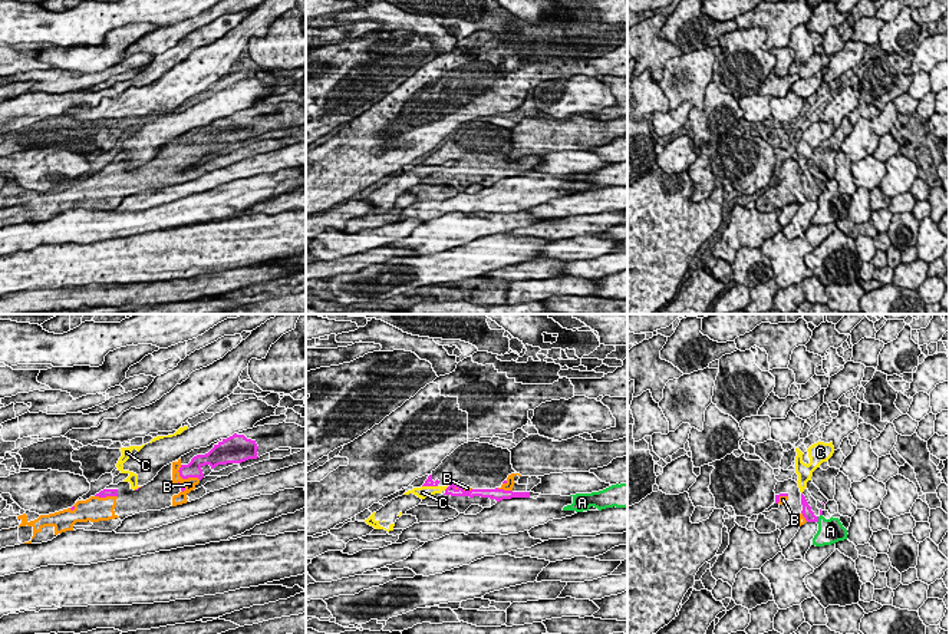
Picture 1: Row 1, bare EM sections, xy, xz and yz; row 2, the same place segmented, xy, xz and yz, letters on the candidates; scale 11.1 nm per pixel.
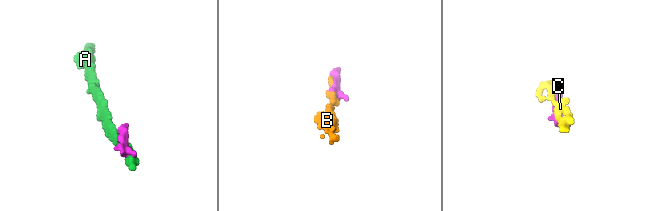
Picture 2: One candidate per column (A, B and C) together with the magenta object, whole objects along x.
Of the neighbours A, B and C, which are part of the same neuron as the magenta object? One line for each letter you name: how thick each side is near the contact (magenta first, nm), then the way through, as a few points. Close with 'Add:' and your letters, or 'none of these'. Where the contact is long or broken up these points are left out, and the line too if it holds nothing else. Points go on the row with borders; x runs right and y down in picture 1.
B: calibres 180 and 130 nm
Add: B

